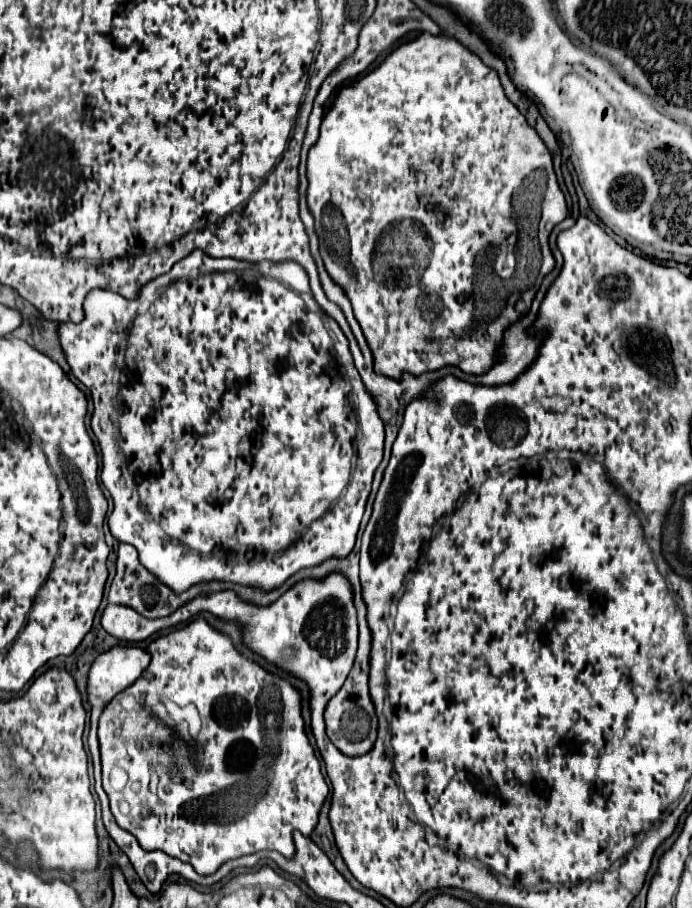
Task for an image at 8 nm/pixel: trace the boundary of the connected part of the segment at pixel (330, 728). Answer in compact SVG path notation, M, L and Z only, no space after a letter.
M356 604L358 610L358 654L354 662L354 670L350 672L350 678L344 682L342 690L328 702L328 708L324 712L326 720L326 734L332 740L332 744L348 756L364 756L368 750L374 748L376 736L378 736L378 718L374 710L374 702L368 692L368 674L370 674L370 644L372 644L372 632L368 630L368 624L364 620L364 604Z

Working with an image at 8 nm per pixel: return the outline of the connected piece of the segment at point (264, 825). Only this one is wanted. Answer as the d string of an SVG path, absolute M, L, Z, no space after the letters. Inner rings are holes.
M196 618L188 626L152 640L146 652L152 660L144 670L144 678L138 678L132 688L120 692L104 706L98 726L102 782L116 824L128 830L144 850L162 850L172 858L180 858L192 864L200 876L214 874L228 860L262 850L276 850L288 860L294 858L296 846L292 832L300 830L304 836L310 836L318 824L318 812L328 798L318 758L304 730L300 694L296 688L282 676L242 656L234 648L230 636L212 628L204 618ZM160 696L172 699L180 707L190 702L196 704L202 718L200 770L196 770L192 778L186 778L186 788L184 782L180 788L178 782L158 780L166 778L166 768L174 768L168 756L168 728L154 720L144 705L168 724L167 710L159 702ZM208 756L218 756L218 762L204 760Z

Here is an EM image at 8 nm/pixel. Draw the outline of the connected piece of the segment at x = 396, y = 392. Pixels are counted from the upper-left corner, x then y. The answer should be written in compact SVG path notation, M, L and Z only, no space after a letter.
M368 364L368 370L364 370L360 376L368 392L376 398L376 408L380 410L380 420L384 422L386 430L386 452L388 452L402 426L402 414L408 402L412 402L412 398L422 396L418 394L418 390L424 390L424 386L430 382L430 376L422 374L422 378L416 378L404 374L402 380L396 382L392 378L374 374L372 364Z

